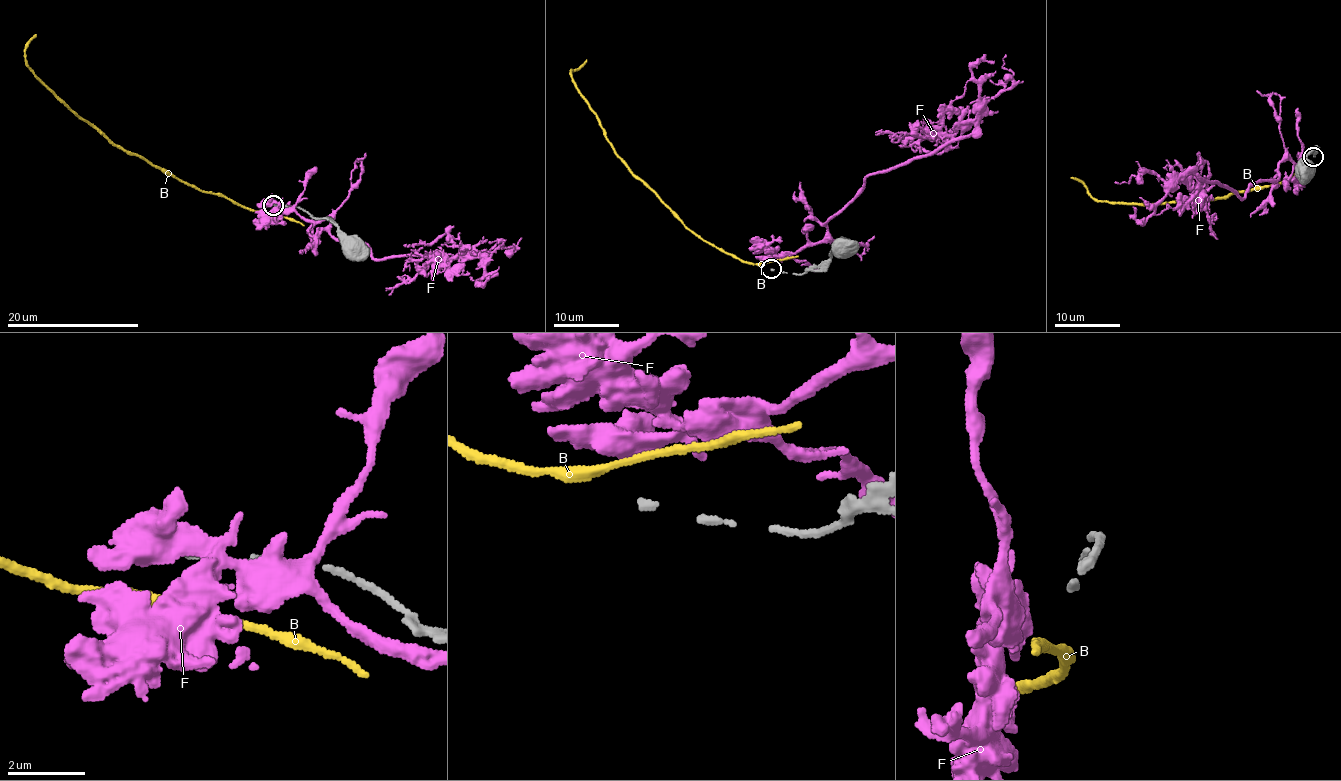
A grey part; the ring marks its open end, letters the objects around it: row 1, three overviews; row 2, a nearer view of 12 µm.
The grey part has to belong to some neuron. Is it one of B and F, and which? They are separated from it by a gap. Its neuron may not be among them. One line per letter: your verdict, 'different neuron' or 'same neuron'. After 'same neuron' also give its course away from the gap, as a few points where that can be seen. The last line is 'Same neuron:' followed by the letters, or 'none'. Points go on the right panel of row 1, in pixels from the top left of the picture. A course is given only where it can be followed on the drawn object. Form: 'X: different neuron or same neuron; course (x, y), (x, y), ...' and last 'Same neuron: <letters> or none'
B: different neuron
F: different neuron
Same neuron: none

